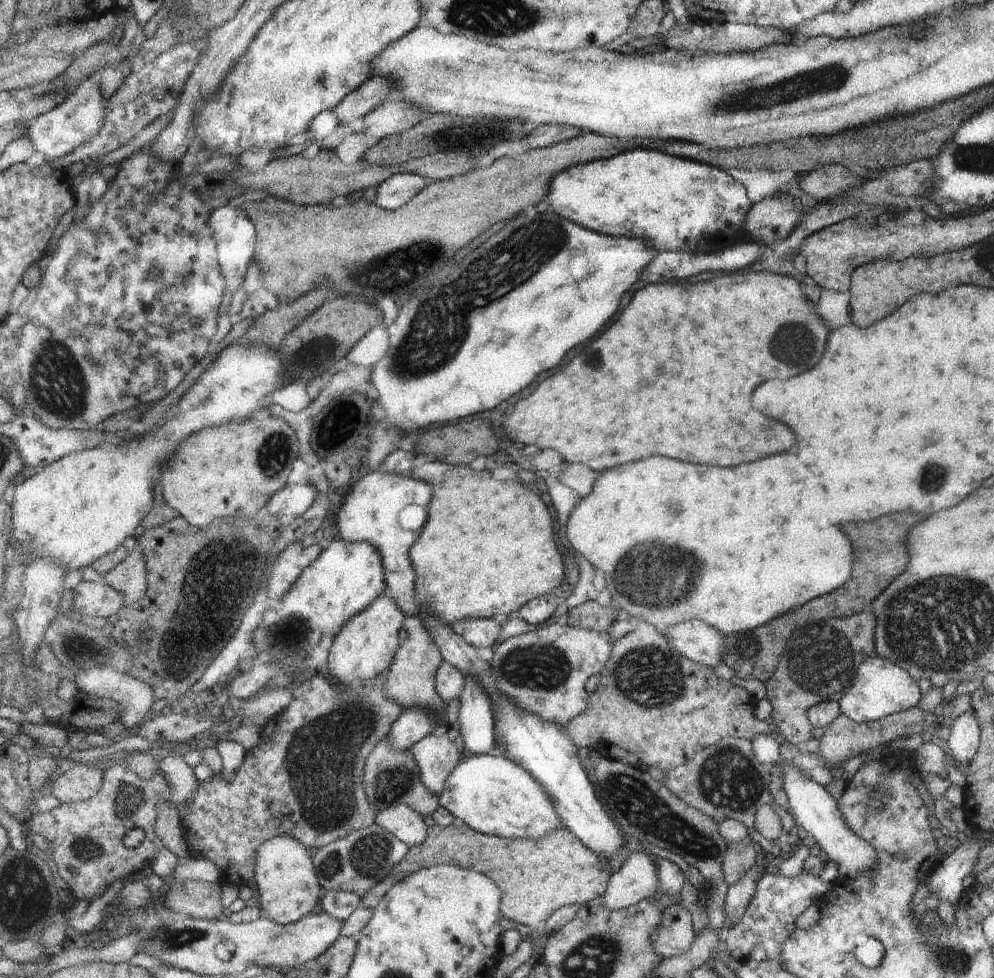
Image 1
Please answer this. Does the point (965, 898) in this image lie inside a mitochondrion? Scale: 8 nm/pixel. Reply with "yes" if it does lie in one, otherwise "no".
no

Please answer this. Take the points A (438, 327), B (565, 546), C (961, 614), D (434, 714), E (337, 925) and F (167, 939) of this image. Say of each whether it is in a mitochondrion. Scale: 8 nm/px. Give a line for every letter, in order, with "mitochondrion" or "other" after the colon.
A: mitochondrion
B: other
C: mitochondrion
D: other
E: other
F: mitochondrion

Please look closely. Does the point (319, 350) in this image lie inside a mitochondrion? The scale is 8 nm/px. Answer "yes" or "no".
yes

